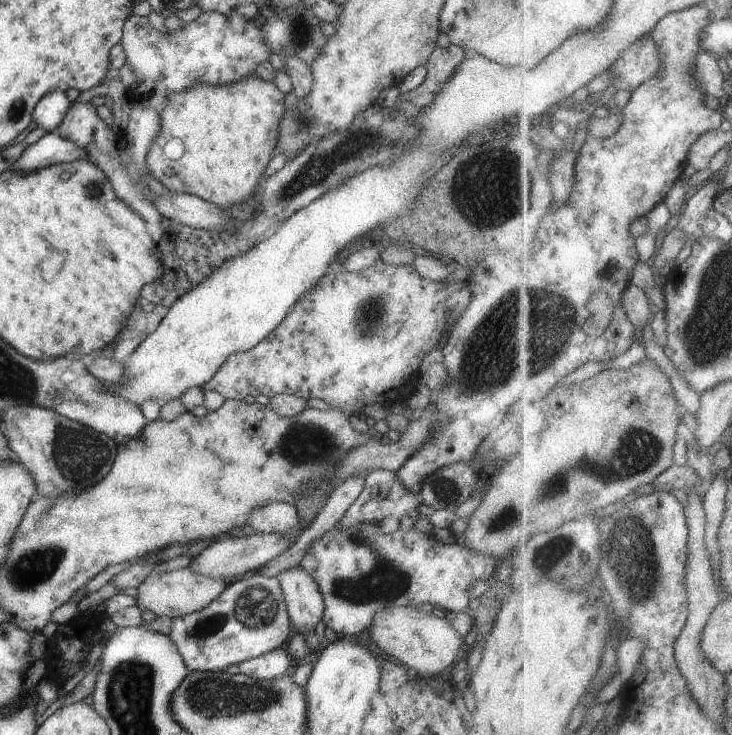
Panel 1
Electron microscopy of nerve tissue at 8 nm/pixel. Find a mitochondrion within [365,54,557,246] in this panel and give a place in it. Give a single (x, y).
(489, 188)

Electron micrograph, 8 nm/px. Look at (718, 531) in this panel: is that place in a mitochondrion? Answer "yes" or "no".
no

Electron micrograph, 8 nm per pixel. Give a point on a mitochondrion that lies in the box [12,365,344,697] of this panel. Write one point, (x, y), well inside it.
(258, 607)

